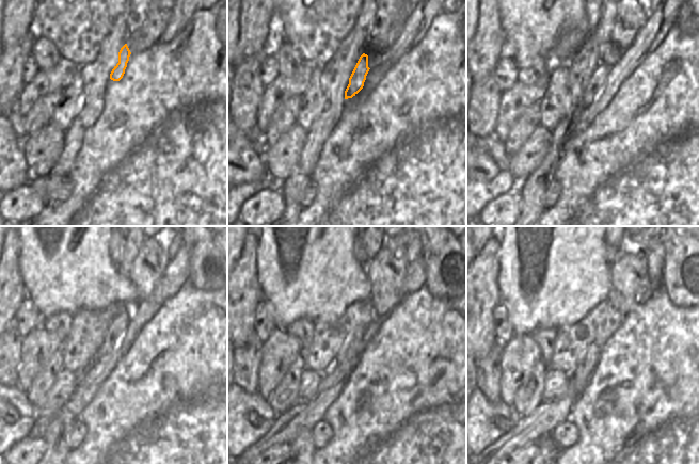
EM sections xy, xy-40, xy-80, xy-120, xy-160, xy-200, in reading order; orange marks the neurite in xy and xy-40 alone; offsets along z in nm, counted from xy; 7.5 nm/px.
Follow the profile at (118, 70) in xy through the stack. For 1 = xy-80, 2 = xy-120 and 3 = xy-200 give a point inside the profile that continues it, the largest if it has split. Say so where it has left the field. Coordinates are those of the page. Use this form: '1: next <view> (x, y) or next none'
1: next xy-80 (597, 80)
2: next xy-120 (117, 326)
3: next xy-200 (577, 379)

